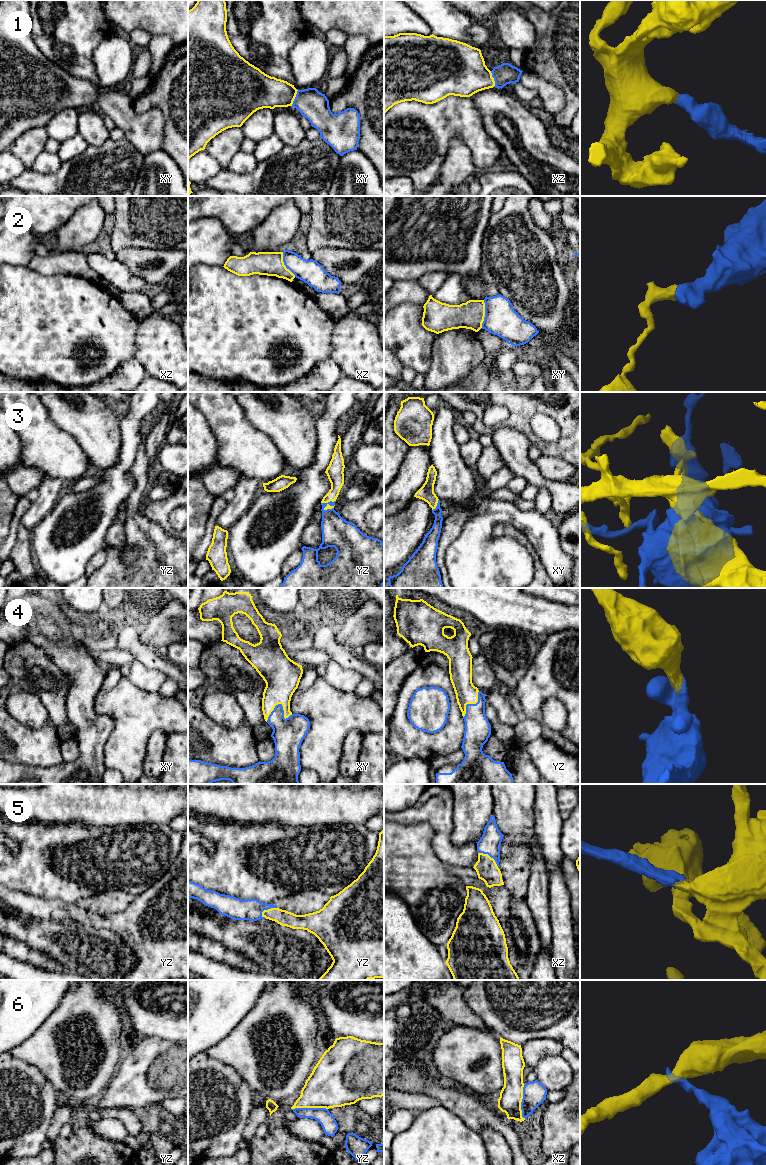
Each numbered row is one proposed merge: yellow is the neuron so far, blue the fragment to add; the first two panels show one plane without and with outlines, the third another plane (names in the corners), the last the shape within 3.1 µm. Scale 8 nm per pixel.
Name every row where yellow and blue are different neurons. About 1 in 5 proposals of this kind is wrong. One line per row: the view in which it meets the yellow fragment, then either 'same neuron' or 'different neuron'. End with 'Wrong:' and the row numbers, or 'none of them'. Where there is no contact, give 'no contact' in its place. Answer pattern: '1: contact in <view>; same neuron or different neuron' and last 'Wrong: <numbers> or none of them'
1: contact in xy; same neuron
2: contact in xy; different neuron
3: contact in xy; same neuron
4: contact in xy; same neuron
5: contact in xz; same neuron
6: contact in xz; different neuron
Wrong: 2, 6

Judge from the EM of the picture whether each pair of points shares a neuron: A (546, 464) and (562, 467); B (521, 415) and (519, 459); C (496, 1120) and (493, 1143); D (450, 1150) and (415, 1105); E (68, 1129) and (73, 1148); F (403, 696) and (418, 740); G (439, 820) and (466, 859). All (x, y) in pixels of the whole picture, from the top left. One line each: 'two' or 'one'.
A: one
B: two
C: two
D: two
E: two
F: one
G: one

